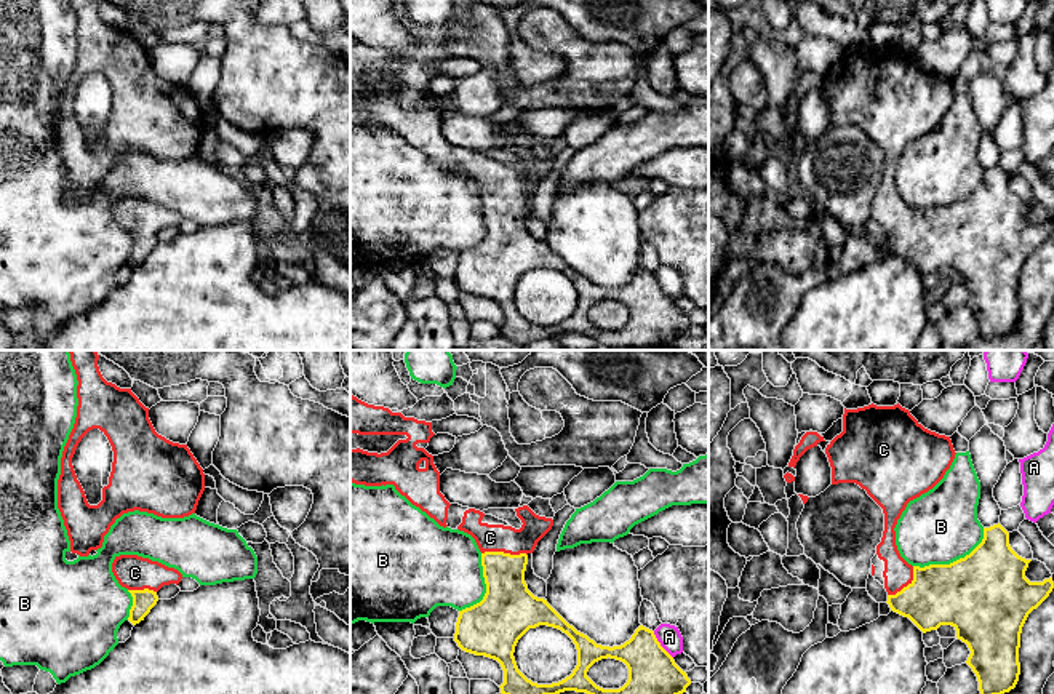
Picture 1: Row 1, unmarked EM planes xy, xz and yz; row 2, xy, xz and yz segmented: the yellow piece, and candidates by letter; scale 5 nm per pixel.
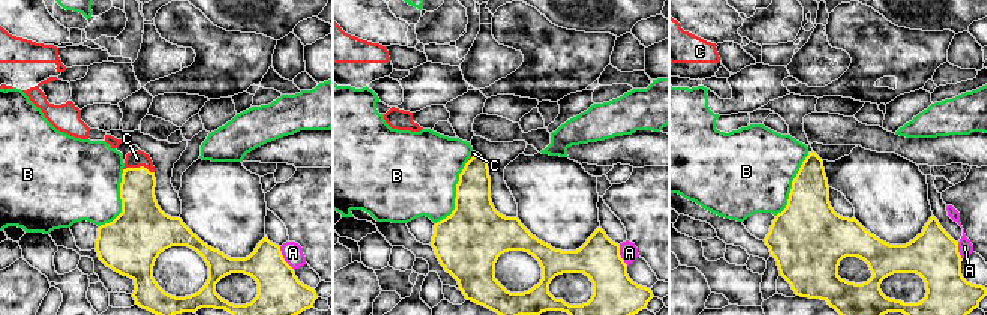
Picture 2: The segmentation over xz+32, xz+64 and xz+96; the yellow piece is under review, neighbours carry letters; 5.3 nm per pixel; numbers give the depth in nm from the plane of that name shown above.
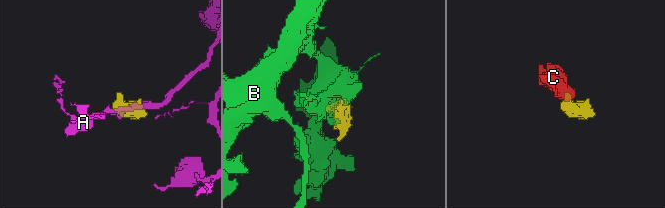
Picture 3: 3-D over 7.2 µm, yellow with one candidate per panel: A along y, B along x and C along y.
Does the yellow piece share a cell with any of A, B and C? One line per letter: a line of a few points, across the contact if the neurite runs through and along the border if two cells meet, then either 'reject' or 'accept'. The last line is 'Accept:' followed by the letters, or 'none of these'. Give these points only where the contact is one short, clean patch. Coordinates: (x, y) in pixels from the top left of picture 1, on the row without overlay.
A: line xz (653, 274), (659, 287), (672, 299); reject
B: reject
C: line xz (507, 243), (503, 194), (490, 179); accept
Accept: C

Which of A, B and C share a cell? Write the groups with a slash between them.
A / B / C

